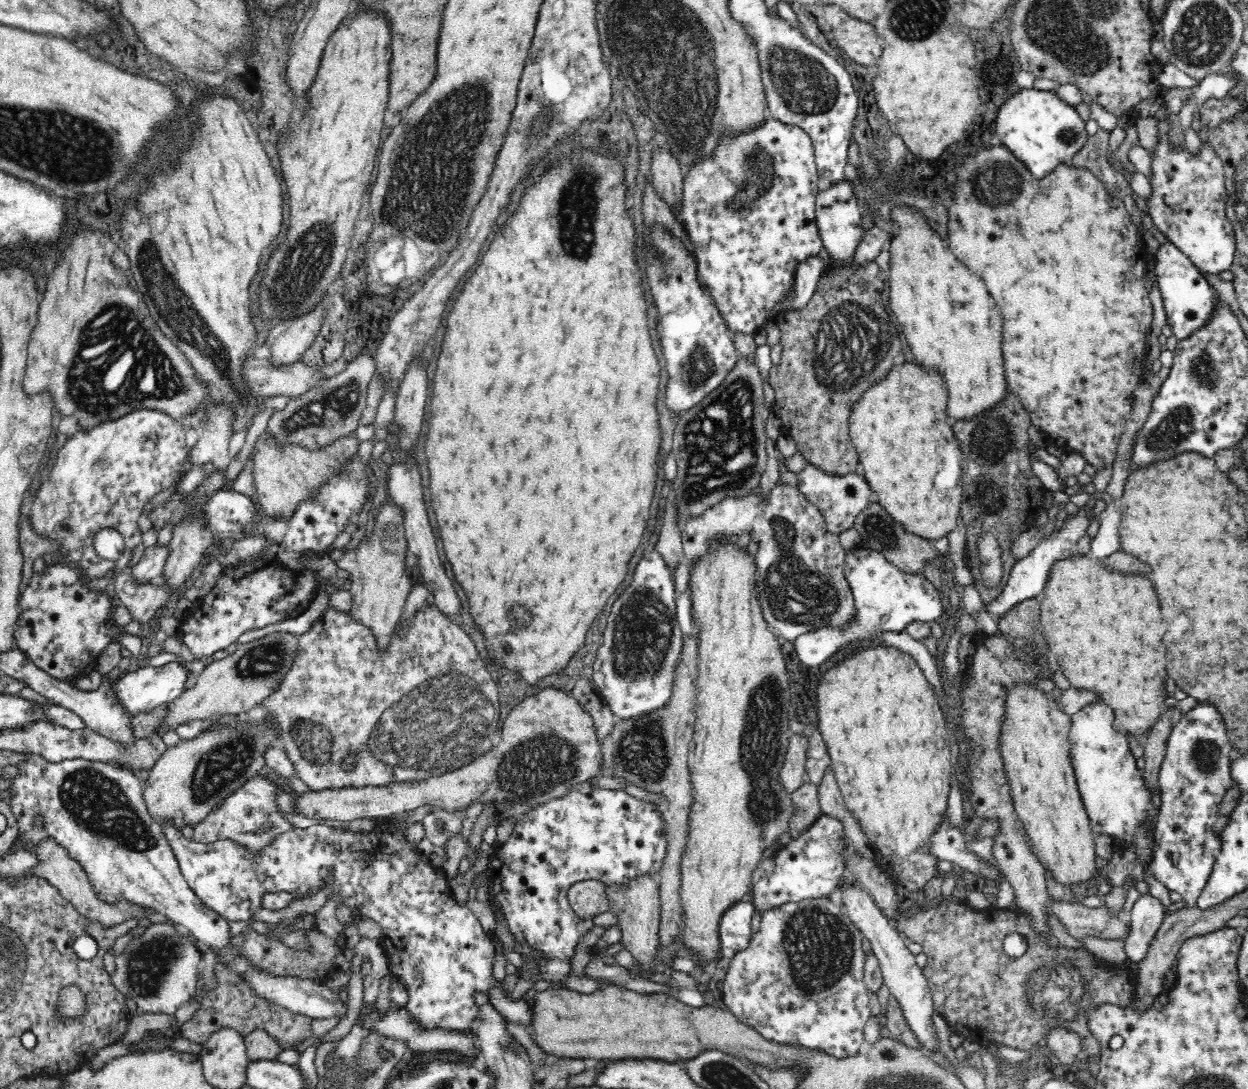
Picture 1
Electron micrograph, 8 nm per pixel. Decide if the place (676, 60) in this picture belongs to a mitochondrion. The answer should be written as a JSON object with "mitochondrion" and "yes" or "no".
{"mitochondrion":"yes"}

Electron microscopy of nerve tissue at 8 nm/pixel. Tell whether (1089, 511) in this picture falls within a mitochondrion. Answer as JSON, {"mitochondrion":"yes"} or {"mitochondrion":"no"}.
{"mitochondrion":"no"}

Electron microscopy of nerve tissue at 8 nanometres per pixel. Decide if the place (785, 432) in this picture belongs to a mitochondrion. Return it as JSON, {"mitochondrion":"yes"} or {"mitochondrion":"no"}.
{"mitochondrion":"no"}

